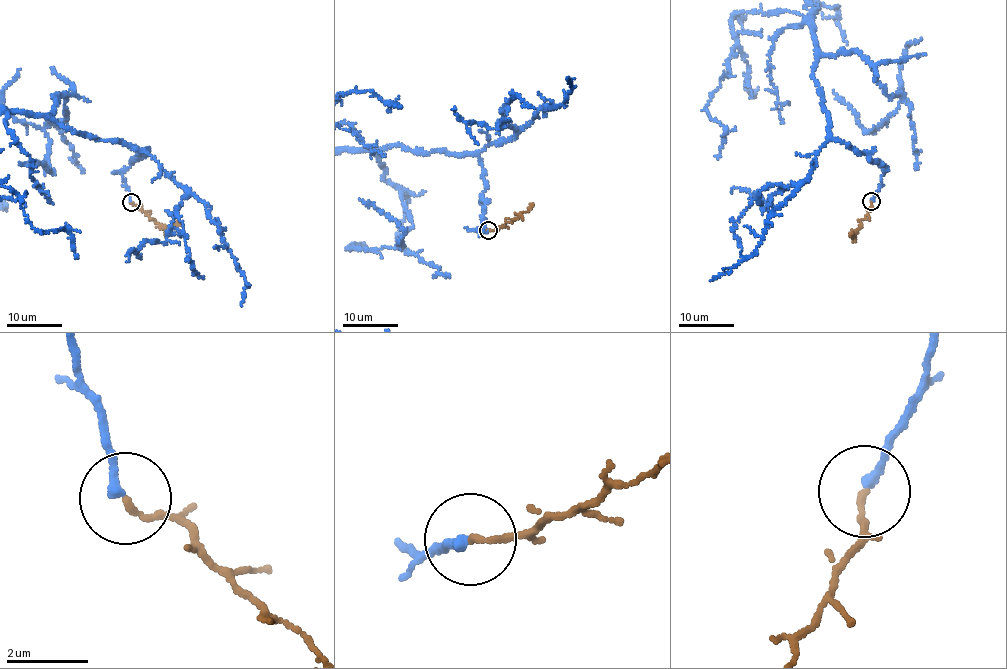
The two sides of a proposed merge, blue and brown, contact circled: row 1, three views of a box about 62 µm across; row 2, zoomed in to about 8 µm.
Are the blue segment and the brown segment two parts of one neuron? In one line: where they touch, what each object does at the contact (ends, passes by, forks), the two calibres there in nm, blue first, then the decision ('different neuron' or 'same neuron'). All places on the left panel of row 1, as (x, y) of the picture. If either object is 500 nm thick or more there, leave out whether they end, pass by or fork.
at (131, 202); blue ends there; brown ends there; 240 nm thick on the blue side, 150 nm on the other; same neuron

